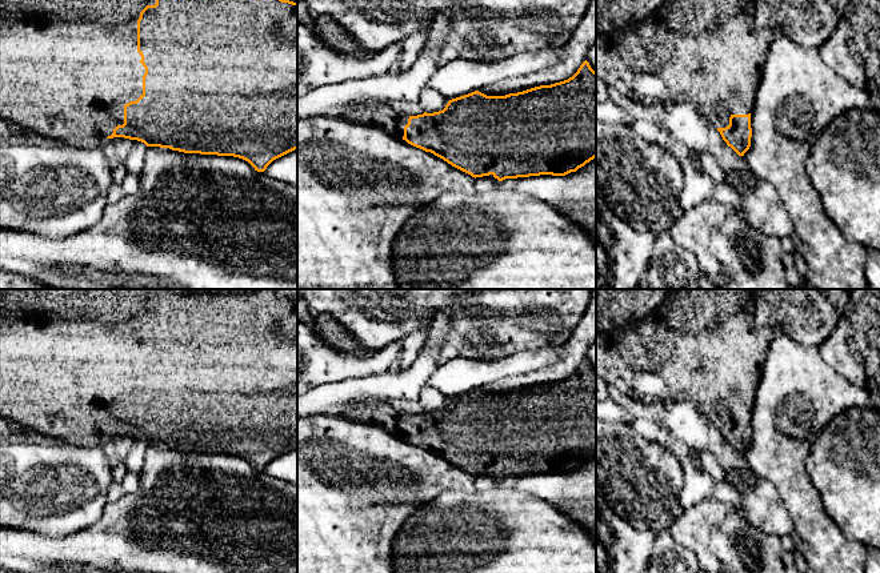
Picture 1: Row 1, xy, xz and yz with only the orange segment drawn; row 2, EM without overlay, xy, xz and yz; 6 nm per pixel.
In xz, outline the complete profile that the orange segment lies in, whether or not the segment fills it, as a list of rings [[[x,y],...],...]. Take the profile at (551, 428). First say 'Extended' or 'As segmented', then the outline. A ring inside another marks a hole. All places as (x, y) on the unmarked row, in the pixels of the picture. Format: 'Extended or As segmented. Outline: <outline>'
Extended. Outline: [[[585,358],[568,378],[505,394],[487,394],[475,389],[449,398],[443,409],[433,412],[409,414],[399,412],[389,404],[365,402],[347,406],[339,416],[379,425],[391,434],[433,452],[475,477],[489,473],[499,480],[540,473],[565,474],[596,456],[596,370]]]

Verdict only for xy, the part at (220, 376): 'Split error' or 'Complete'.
Split error

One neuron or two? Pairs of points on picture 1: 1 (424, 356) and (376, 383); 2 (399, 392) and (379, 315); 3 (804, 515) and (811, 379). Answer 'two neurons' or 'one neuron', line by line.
1: one neuron
2: two neurons
3: one neuron

